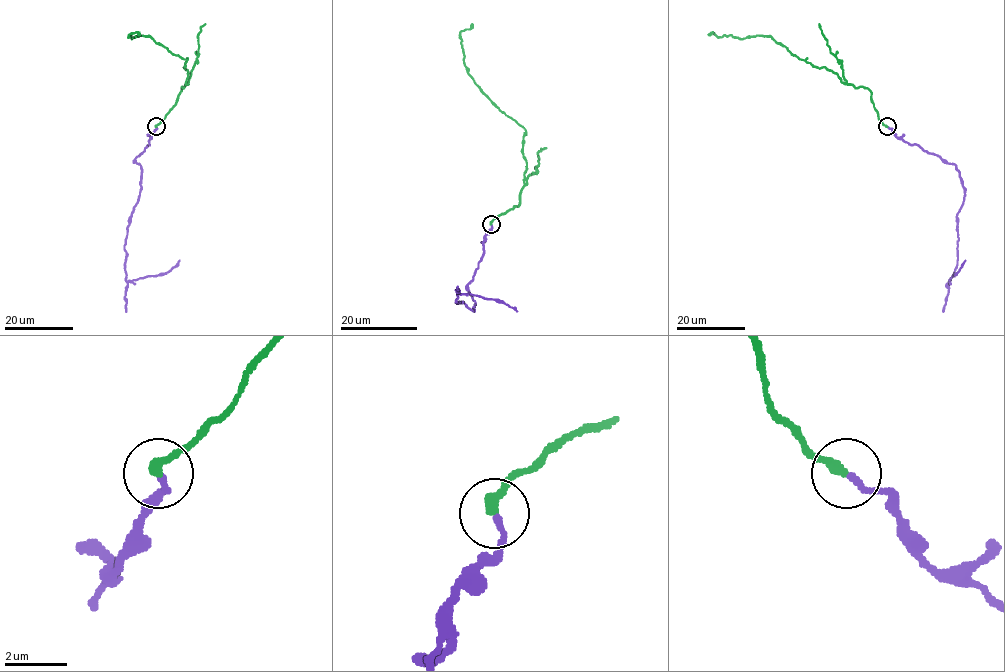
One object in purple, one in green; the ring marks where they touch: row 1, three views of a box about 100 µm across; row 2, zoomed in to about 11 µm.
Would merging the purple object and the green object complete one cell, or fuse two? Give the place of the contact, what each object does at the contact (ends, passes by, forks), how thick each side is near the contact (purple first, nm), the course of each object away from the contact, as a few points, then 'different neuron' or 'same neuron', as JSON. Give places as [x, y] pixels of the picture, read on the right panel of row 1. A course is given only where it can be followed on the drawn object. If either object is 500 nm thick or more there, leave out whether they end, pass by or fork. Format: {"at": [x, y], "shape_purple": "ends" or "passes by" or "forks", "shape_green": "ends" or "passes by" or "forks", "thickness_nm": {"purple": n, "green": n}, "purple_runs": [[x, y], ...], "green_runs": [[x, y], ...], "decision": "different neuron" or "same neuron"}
{"at": [887, 126], "shape_purple": "ends", "shape_green": "ends", "thickness_nm": {"purple": 190, "green": 320}, "purple_runs": [[888, 126], [896, 137], [956, 166], [964, 198], [957, 216], [957, 263], [950, 281], [965, 260]], "green_runs": [[887, 126], [878, 118], [868, 89], [844, 84], [836, 74], [799, 59], [771, 37], [708, 35]], "decision": "same neuron"}

